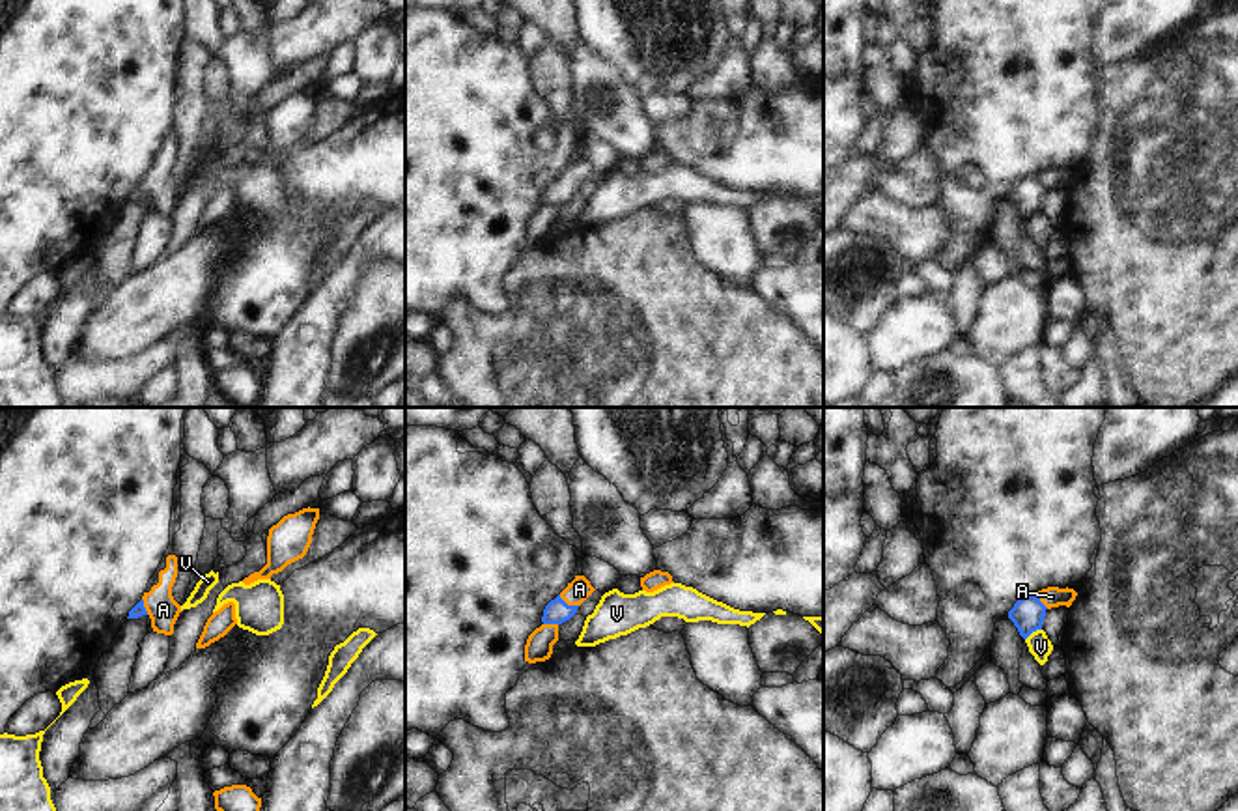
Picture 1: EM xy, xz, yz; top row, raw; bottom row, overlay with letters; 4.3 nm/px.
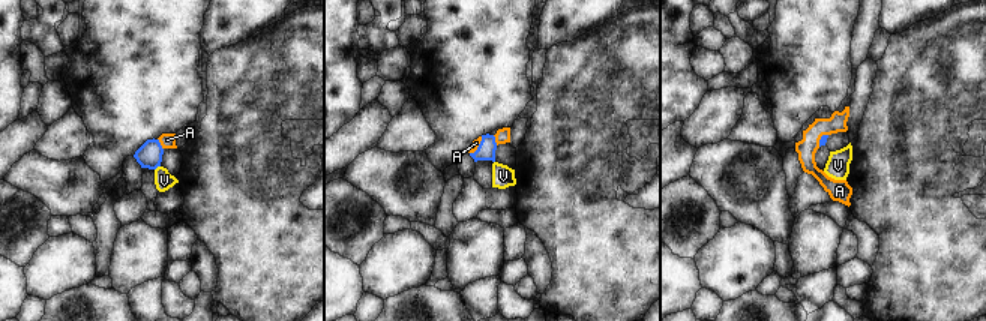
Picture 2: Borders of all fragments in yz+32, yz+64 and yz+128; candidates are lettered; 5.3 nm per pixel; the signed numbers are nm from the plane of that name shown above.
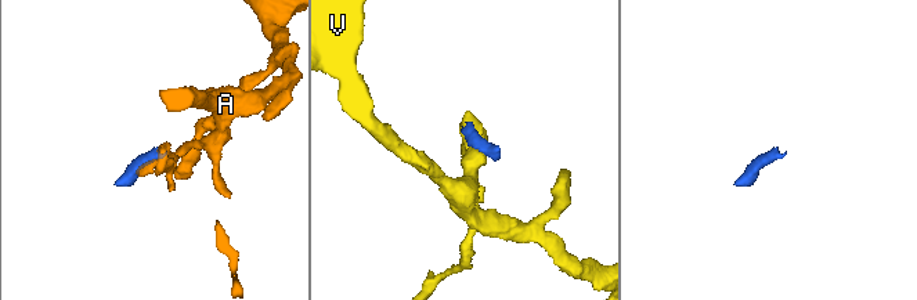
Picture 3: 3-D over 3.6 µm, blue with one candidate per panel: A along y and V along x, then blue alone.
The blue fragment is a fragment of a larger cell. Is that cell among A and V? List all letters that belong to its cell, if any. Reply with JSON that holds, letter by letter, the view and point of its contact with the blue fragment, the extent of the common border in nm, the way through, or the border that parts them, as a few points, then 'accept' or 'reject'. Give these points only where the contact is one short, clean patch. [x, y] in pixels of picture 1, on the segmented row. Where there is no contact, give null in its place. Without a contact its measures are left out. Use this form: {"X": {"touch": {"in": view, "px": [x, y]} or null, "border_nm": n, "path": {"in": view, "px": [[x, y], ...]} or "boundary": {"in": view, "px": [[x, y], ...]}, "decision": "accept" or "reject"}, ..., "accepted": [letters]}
{"A": {"touch": {"in": "xz", "px": [566, 604]}, "border_nm": 100, "decision": "accept"}, "V": {"touch": {"in": "yz", "px": [1033, 630]}, "border_nm": 90, "boundary": {"in": "yz", "px": [[1041, 628], [1026, 640]]}, "decision": "reject"}, "accepted": ["A"]}

